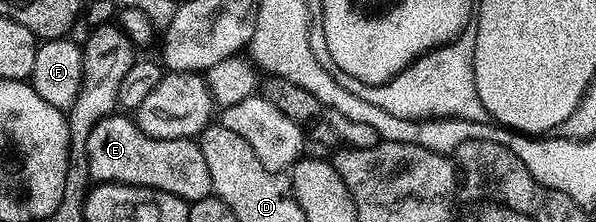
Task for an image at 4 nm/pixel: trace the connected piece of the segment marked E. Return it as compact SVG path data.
M112 115L102 117L93 127L87 140L89 171L95 183L118 183L120 185L144 185L150 189L160 189L172 193L190 203L202 197L212 196L213 190L209 179L209 166L205 164L205 155L201 155L198 140L178 137L177 139L157 139L139 129L134 120Z

